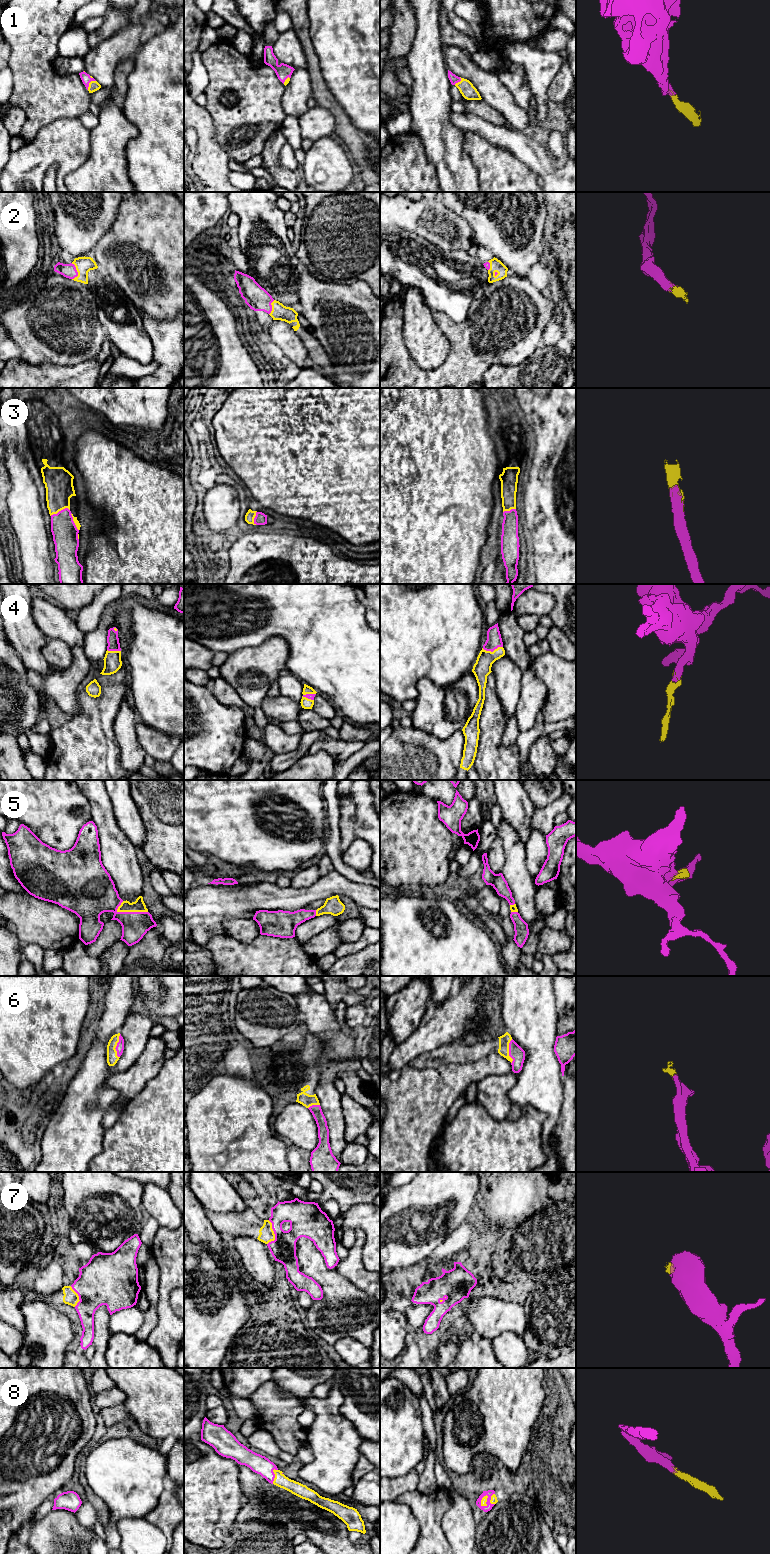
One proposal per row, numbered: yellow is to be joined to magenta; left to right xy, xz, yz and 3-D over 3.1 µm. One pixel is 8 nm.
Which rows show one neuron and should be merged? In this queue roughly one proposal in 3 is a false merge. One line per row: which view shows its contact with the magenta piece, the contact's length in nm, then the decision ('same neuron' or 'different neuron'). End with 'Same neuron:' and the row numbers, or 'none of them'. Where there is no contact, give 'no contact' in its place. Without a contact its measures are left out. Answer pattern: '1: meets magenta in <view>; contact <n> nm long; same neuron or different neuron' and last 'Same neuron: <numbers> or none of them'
1: meets magenta in xy; contact 100 nm long; same neuron
2: meets magenta in xy; contact 140 nm long; same neuron
3: meets magenta in xy; contact 170 nm long; same neuron
4: meets magenta in yz; contact 170 nm long; same neuron
5: meets magenta in xy; contact 260 nm long; same neuron
6: meets magenta in xy; contact 190 nm long; same neuron
7: meets magenta in xz; contact 200 nm long; same neuron
8: meets magenta in xz; contact 130 nm long; same neuron
Same neuron: 1, 2, 3, 4, 5, 6, 7, 8

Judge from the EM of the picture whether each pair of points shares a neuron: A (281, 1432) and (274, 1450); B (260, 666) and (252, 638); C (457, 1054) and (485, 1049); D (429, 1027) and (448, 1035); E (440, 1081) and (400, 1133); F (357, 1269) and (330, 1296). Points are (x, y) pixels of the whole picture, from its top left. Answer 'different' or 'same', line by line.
A: different
B: different
C: same
D: same
E: same
F: different

